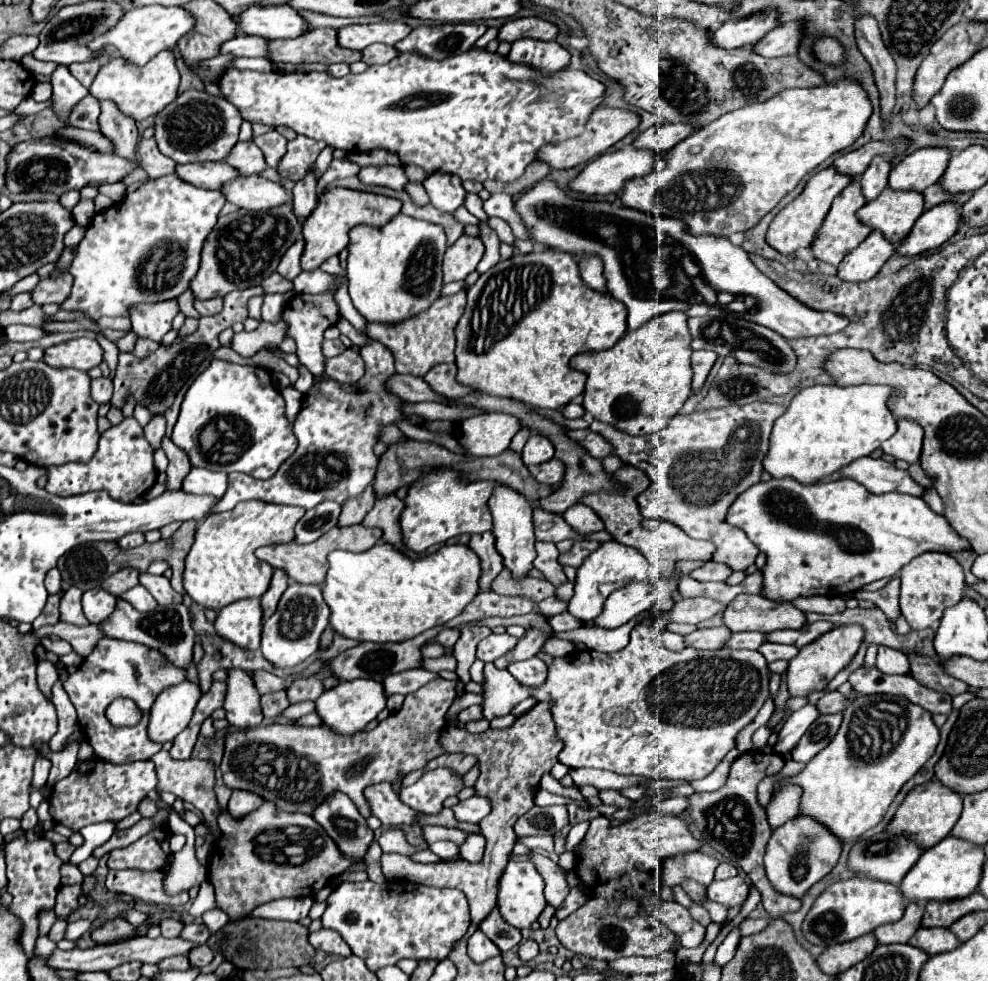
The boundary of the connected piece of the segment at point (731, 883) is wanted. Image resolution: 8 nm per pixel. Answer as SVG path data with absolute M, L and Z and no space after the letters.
M734 876L734 878L728 878L728 880L712 880L706 886L706 894L714 902L728 904L728 906L738 906L746 900L748 886L740 876Z

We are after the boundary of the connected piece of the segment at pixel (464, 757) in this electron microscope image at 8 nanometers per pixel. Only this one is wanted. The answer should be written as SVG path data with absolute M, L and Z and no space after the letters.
M442 754L434 760L430 760L424 772L434 770L434 768L452 768L454 772L460 772L460 776L464 776L474 764L476 764L476 758L468 756L468 754Z

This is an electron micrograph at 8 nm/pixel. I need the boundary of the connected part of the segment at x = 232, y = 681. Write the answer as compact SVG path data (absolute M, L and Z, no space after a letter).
M238 668L228 670L228 692L224 700L226 720L236 728L252 728L262 722L260 694L252 678Z

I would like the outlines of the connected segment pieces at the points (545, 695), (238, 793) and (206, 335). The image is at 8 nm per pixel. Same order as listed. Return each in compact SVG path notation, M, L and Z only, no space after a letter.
M684 598L674 604L674 610L654 620L654 624L636 626L630 632L628 645L614 654L600 654L594 650L578 650L564 658L554 658L548 666L548 676L538 688L520 684L508 670L498 670L492 662L484 666L483 716L490 722L506 716L512 704L526 698L548 702L558 738L564 748L558 760L568 768L600 768L616 774L644 776L652 780L698 780L708 776L718 762L734 748L736 734L754 720L758 710L768 700L770 670L768 662L756 650L694 650L682 652L666 650L660 632L669 622L697 625L722 612L726 604L710 598Z
M234 790L232 798L228 802L228 814L232 818L244 818L246 814L250 814L252 810L260 808L264 804L264 800L260 796L254 796L252 792L244 792L244 790Z
M260 286L254 288L246 288L246 290L236 290L230 292L228 296L224 296L224 310L216 316L204 316L198 320L198 330L188 334L188 336L178 336L170 346L160 344L160 348L146 360L136 360L130 352L128 354L120 354L118 356L118 366L116 366L116 374L114 374L114 396L110 400L112 408L122 408L128 400L128 396L132 396L136 400L136 404L146 406L150 410L152 416L164 414L172 404L174 398L178 394L178 390L184 386L184 382L188 382L190 376L196 374L198 366L216 350L220 348L218 342L218 334L226 328L232 328L232 324L236 322L244 322L248 318L248 310L246 310L246 302L250 296L262 294Z

